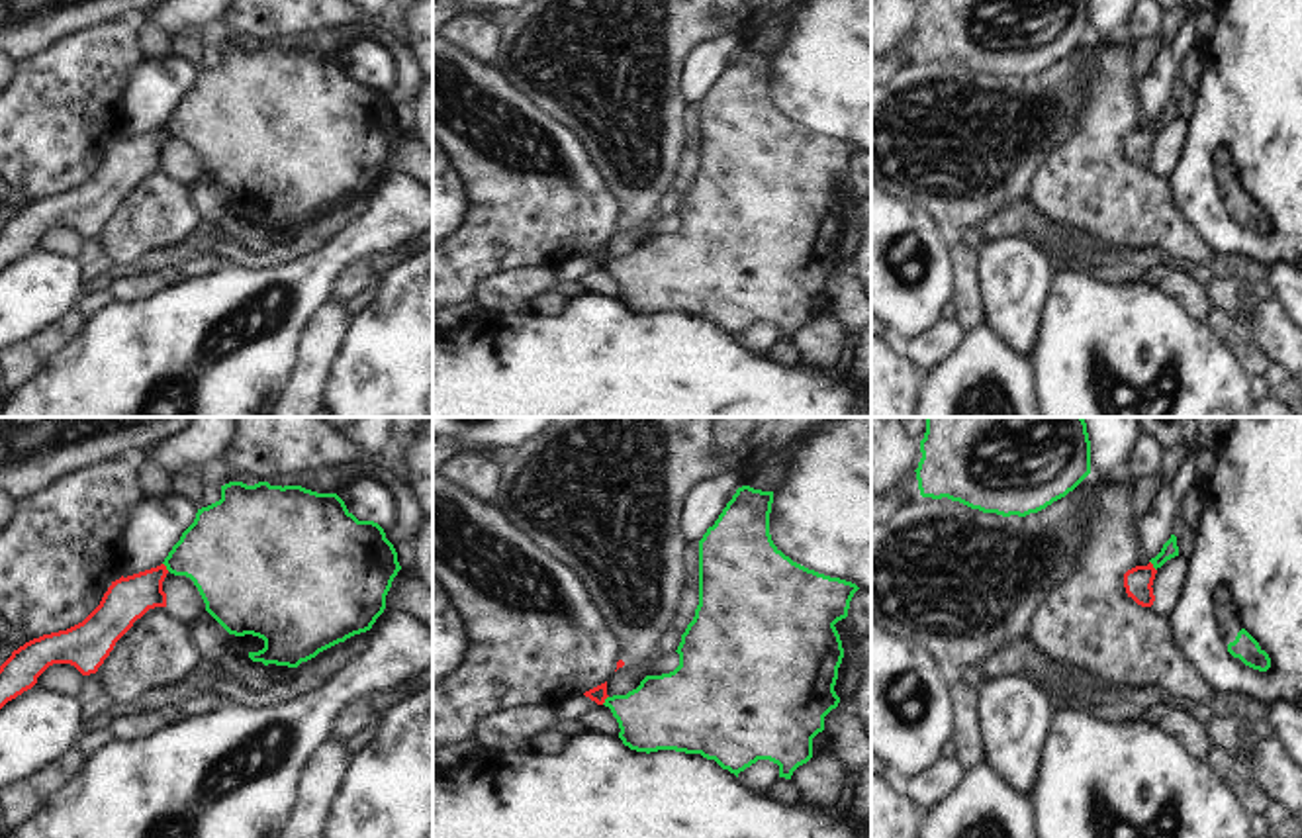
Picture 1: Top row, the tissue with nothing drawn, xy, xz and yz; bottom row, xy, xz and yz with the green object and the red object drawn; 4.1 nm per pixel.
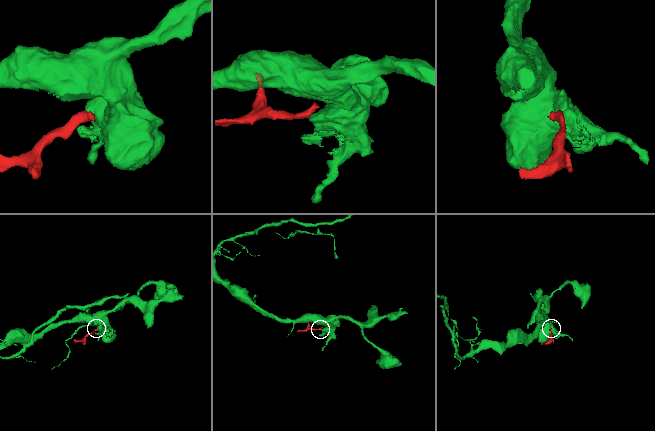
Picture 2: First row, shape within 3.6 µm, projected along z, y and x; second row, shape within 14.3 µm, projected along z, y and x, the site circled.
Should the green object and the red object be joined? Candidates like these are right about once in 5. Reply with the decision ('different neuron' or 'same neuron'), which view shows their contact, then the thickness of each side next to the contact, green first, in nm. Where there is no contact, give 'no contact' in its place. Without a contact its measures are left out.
different neuron | yz | 70/120 nm

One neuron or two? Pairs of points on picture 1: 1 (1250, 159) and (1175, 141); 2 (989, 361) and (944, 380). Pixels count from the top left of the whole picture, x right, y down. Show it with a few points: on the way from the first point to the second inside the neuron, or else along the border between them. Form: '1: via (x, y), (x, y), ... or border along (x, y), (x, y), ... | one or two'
1: border along (1189, 118), (1185, 145), (1165, 171) | two
2: via (977, 371), (968, 380), (956, 380) | one

